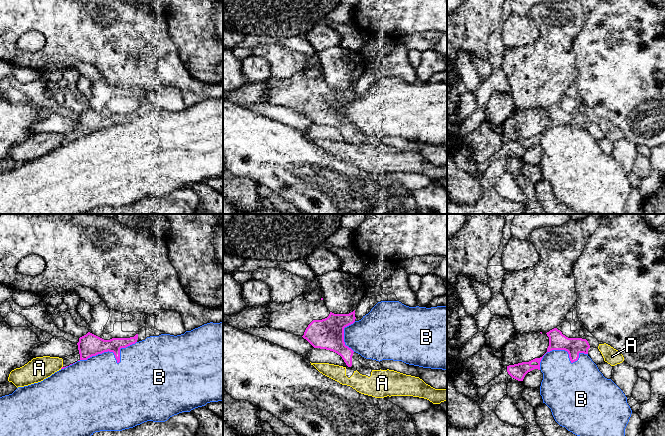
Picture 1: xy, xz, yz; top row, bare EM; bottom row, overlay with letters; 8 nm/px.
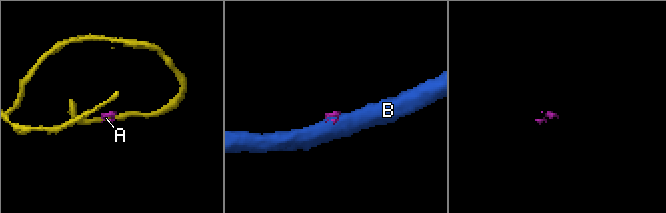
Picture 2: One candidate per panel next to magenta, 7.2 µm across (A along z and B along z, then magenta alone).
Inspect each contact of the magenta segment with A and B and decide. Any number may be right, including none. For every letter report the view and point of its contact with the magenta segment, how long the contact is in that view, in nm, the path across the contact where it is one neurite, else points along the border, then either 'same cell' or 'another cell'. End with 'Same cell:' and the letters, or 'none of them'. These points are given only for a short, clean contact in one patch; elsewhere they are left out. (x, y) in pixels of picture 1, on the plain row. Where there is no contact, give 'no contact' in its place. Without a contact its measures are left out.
A: no contact | another cell
B: xy (114, 130) | 500 nm | same cell
Same cell: B

